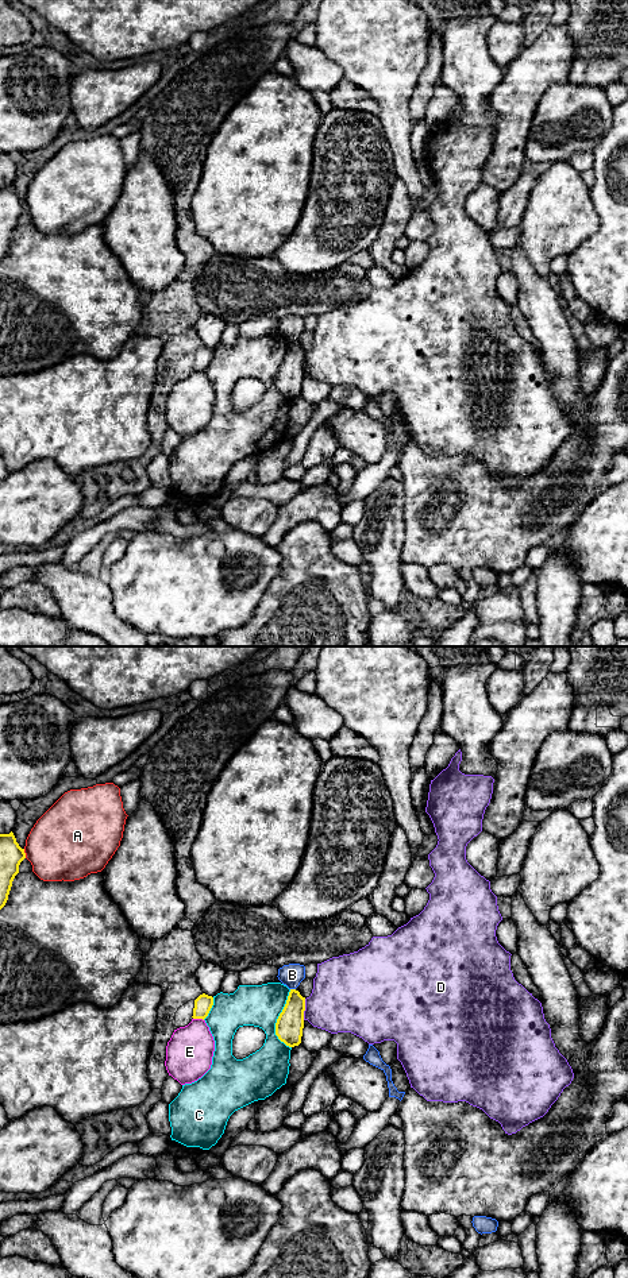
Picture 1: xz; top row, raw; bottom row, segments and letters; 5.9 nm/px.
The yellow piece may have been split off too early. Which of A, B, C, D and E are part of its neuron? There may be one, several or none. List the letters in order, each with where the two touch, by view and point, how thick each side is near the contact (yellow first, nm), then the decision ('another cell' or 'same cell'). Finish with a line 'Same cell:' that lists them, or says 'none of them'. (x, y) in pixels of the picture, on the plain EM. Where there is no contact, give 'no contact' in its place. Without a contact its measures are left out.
A: xz (24, 205) | 140/440 nm | another cell
B: xz (293, 342) | 160/140 nm | another cell
C: xz (277, 371) | 160/260 nm | another cell
D: xz (304, 362) | 160/400 nm | another cell
E: xz (199, 370) | 110/280 nm | another cell
Same cell: none of them

